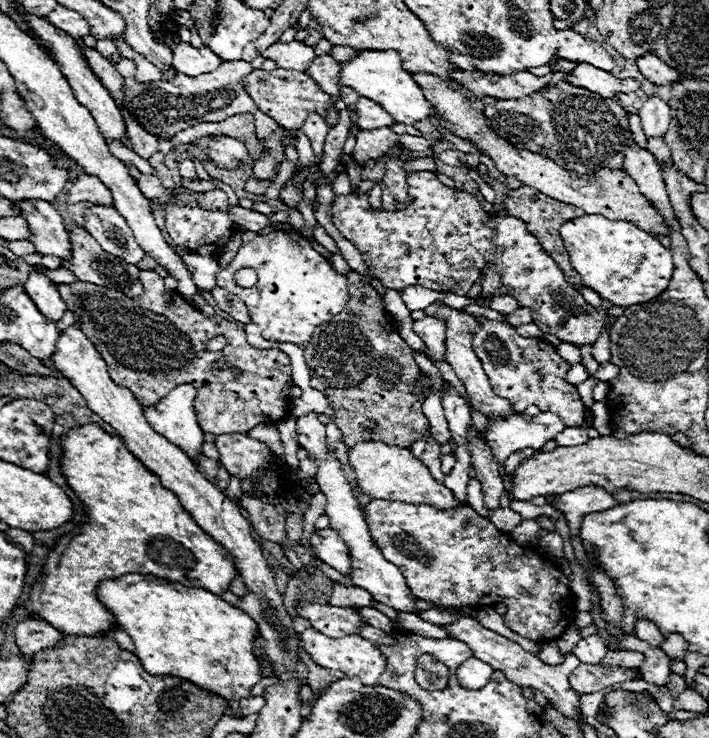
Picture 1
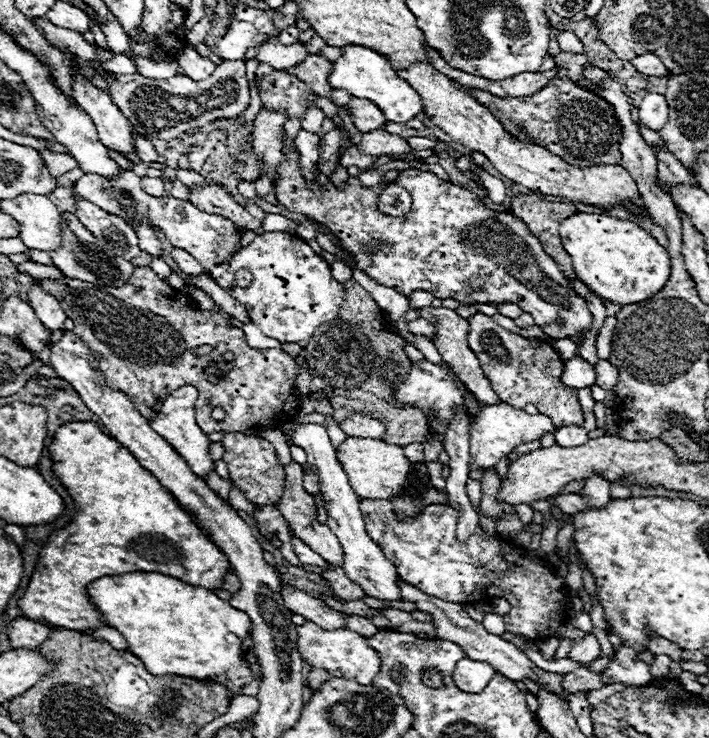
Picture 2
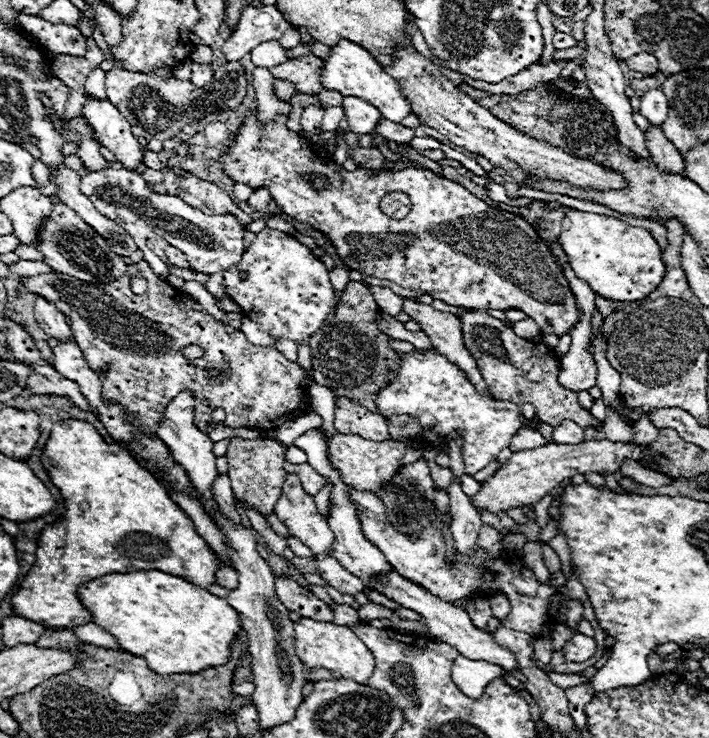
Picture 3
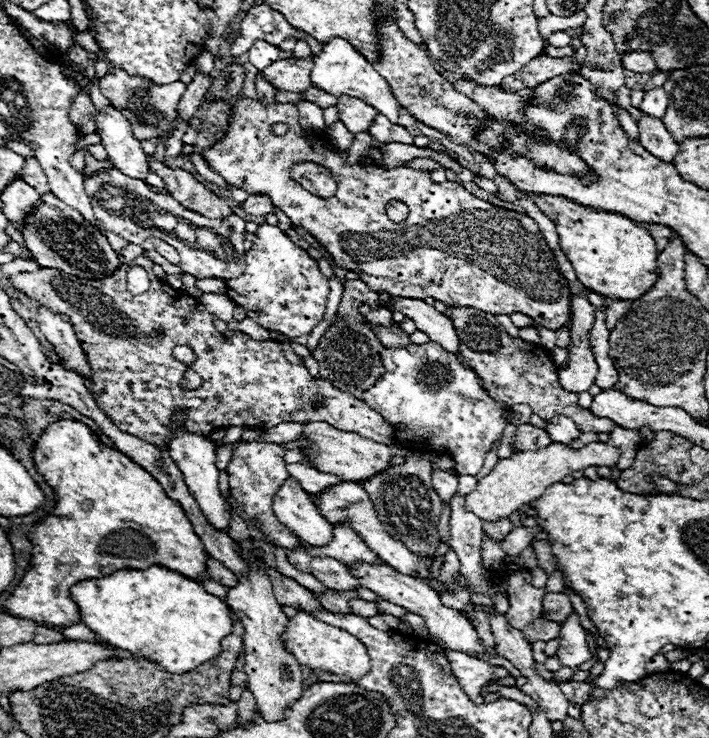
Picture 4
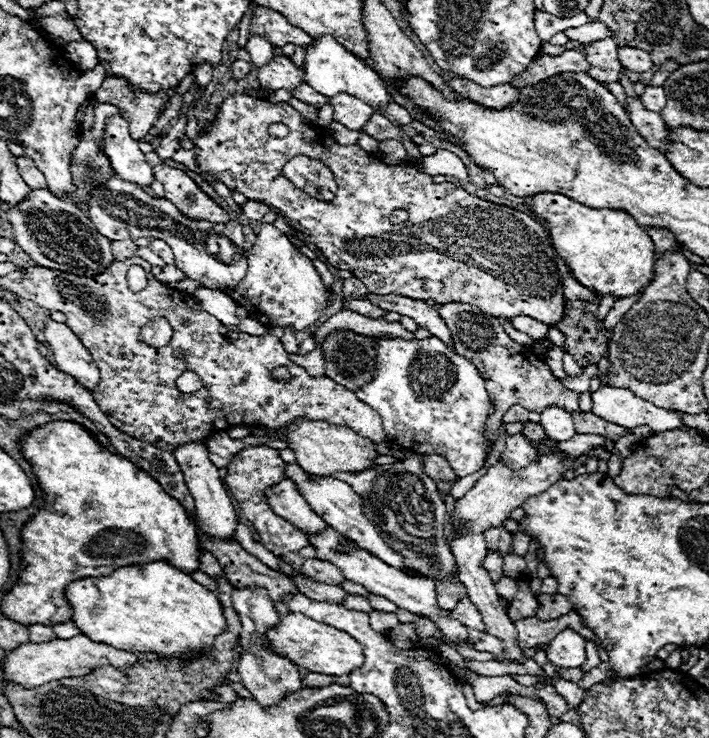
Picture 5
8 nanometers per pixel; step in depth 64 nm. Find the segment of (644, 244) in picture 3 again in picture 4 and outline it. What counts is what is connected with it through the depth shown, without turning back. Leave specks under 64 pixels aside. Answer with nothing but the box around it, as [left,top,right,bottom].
[532,196,658,300]

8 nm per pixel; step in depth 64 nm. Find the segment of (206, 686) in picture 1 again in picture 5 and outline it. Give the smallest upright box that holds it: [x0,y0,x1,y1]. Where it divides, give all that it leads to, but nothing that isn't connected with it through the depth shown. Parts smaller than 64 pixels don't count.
[66,562,226,658]

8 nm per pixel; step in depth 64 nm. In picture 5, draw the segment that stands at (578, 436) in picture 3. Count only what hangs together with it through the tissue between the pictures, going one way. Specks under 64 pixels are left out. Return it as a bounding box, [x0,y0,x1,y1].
[542,408,576,442]

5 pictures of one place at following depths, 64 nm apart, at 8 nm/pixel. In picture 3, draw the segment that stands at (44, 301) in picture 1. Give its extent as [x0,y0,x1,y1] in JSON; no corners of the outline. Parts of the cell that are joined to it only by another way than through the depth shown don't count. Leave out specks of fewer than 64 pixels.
[34,296,72,342]

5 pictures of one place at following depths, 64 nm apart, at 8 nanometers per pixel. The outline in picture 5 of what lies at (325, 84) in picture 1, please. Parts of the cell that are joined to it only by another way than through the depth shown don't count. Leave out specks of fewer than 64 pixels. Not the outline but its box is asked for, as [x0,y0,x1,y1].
[258,56,304,90]

